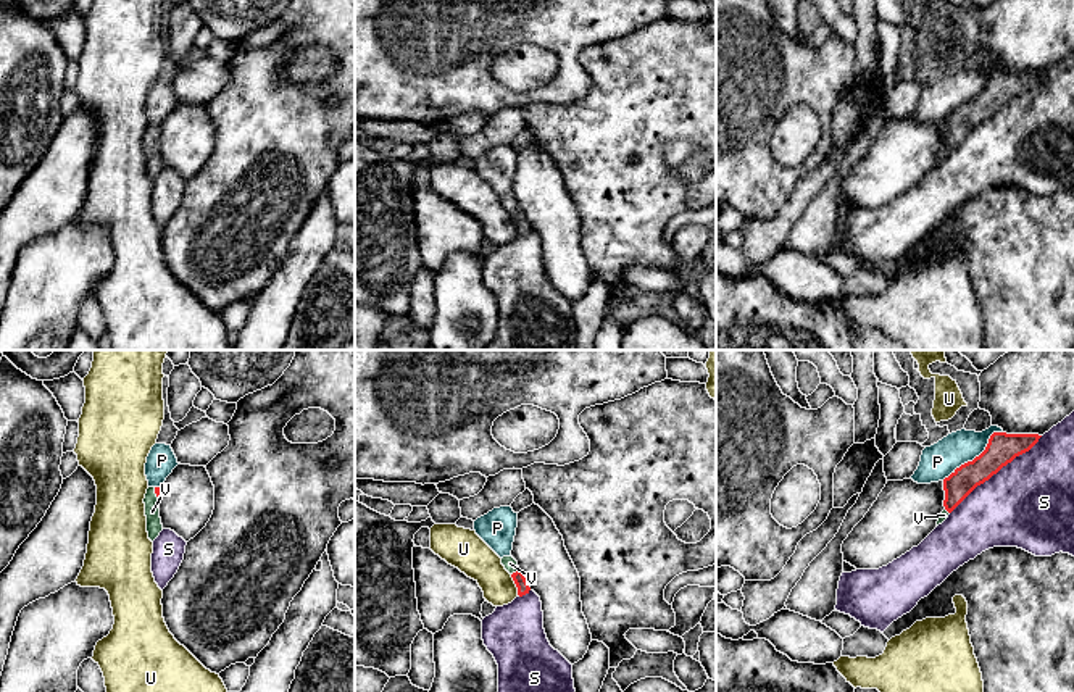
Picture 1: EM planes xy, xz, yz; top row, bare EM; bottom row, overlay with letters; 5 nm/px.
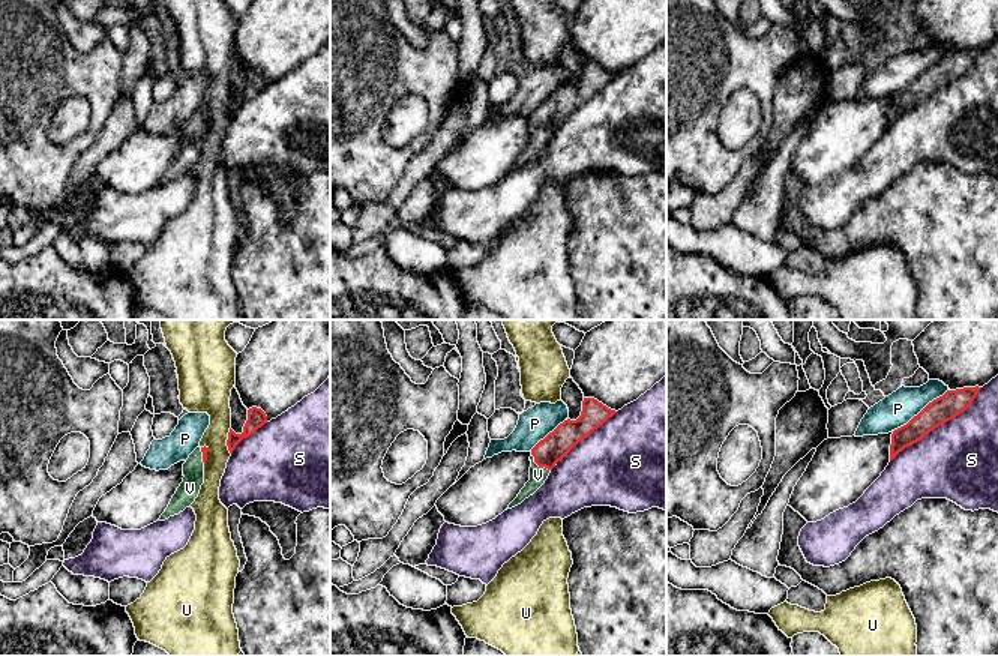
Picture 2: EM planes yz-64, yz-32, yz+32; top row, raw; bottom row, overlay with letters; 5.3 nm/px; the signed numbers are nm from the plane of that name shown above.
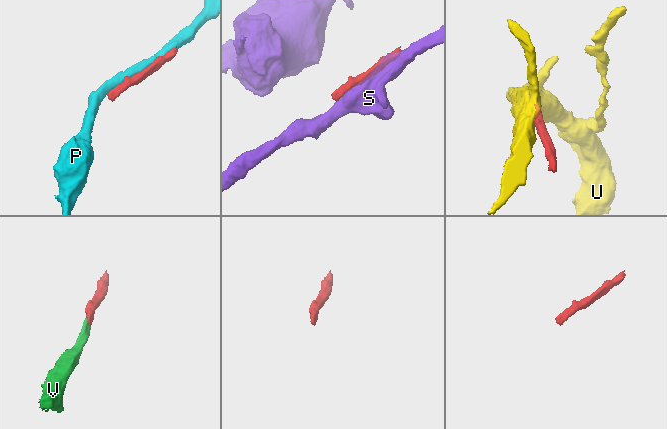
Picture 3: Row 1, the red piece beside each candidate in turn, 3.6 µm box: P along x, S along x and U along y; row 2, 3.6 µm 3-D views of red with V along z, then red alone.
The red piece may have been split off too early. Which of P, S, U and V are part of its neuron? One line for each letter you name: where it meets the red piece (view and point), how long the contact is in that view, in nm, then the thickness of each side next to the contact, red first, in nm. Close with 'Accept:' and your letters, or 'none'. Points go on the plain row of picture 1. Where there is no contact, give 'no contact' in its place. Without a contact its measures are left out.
V: meets red in xz at (516, 210); contact 50 nm long; 60 nm thick on the red side, 70 nm on the other
Accept: V

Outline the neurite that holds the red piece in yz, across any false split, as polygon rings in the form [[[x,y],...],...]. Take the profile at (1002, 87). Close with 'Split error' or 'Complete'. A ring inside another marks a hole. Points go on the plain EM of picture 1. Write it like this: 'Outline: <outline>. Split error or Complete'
Outline: [[[993,71],[985,89],[956,106],[943,118],[945,148],[940,152],[937,165],[980,123],[989,119],[1016,95],[1029,90],[1040,77],[1039,73],[1006,73]]]. Split error

